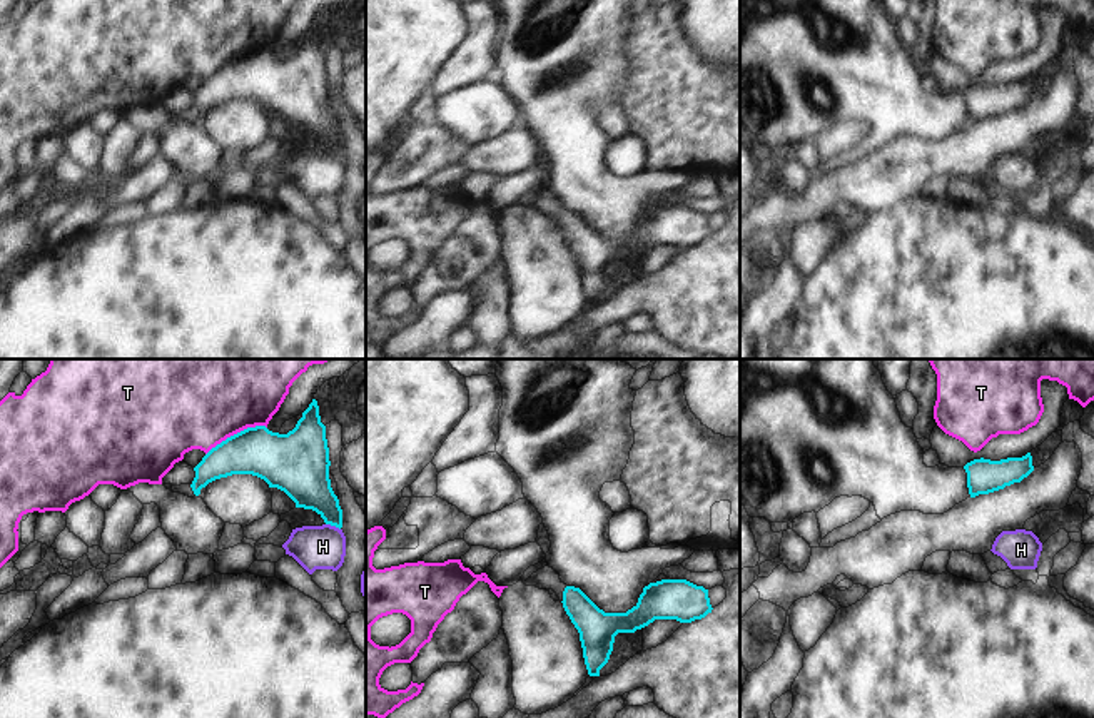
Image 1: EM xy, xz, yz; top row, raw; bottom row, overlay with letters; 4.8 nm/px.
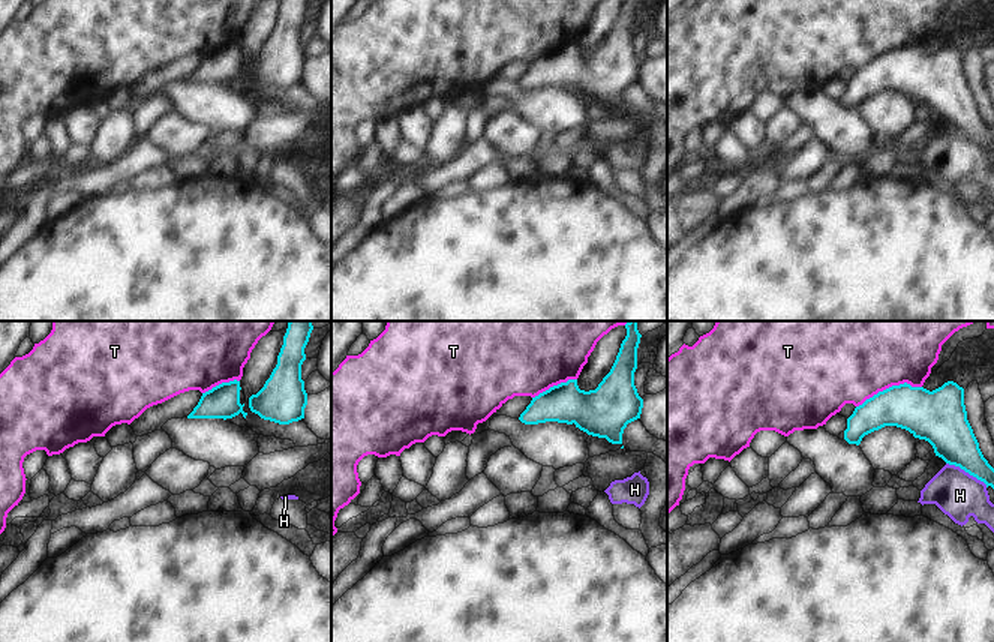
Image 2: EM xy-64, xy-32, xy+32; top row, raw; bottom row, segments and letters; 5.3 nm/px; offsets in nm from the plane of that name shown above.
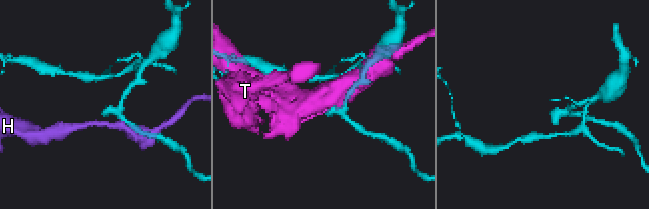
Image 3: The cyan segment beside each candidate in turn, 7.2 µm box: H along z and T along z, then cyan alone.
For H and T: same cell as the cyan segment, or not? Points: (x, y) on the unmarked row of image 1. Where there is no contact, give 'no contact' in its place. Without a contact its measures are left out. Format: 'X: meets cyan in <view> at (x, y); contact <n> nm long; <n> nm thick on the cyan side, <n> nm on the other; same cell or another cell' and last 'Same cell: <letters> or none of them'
H: meets cyan in xy at (333, 151); contact 80 nm long; 220 nm thick on the cyan side, 200 nm on the other; another cell
T: meets cyan in xy at (238, 59); contact 320 nm long; 260 nm thick on the cyan side, 360 nm on the other; another cell
Same cell: none of them

